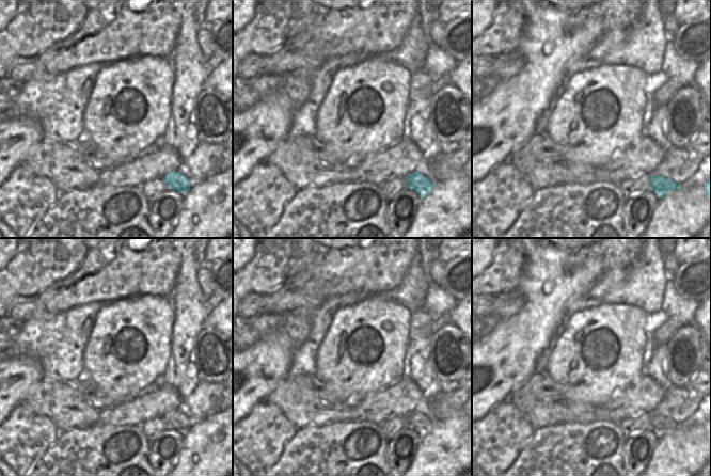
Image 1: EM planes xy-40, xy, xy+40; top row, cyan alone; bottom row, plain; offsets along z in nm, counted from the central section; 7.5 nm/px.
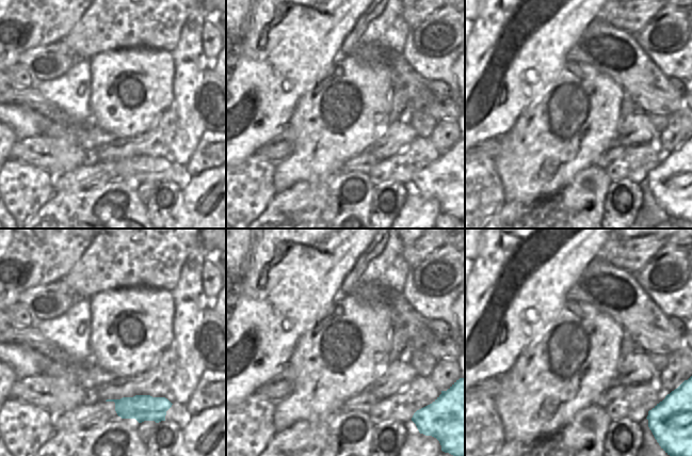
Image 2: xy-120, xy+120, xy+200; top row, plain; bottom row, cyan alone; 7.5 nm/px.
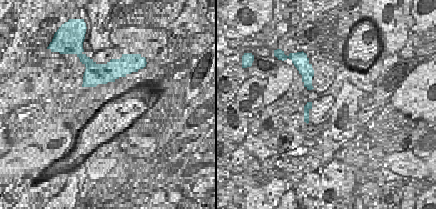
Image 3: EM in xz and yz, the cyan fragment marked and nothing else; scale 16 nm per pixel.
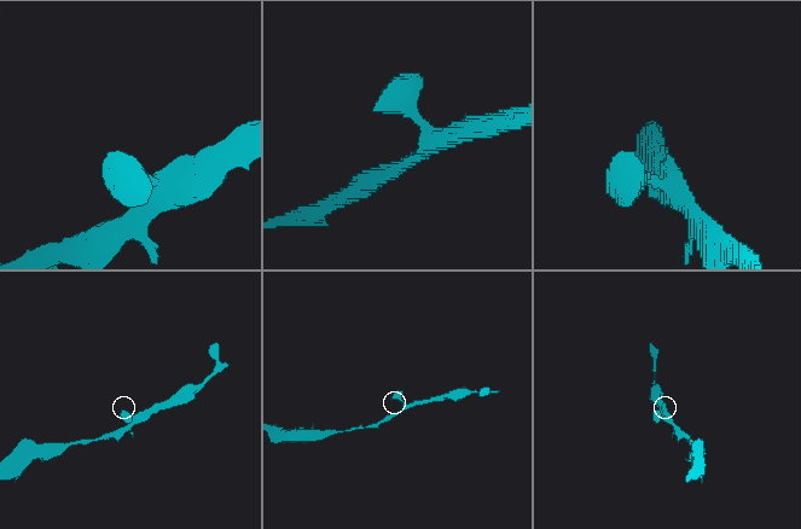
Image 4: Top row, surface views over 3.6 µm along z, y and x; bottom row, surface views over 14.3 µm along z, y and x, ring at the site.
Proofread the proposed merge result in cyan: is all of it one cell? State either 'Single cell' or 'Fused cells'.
Single cell

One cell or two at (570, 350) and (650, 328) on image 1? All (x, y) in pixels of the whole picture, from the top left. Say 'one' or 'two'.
two

